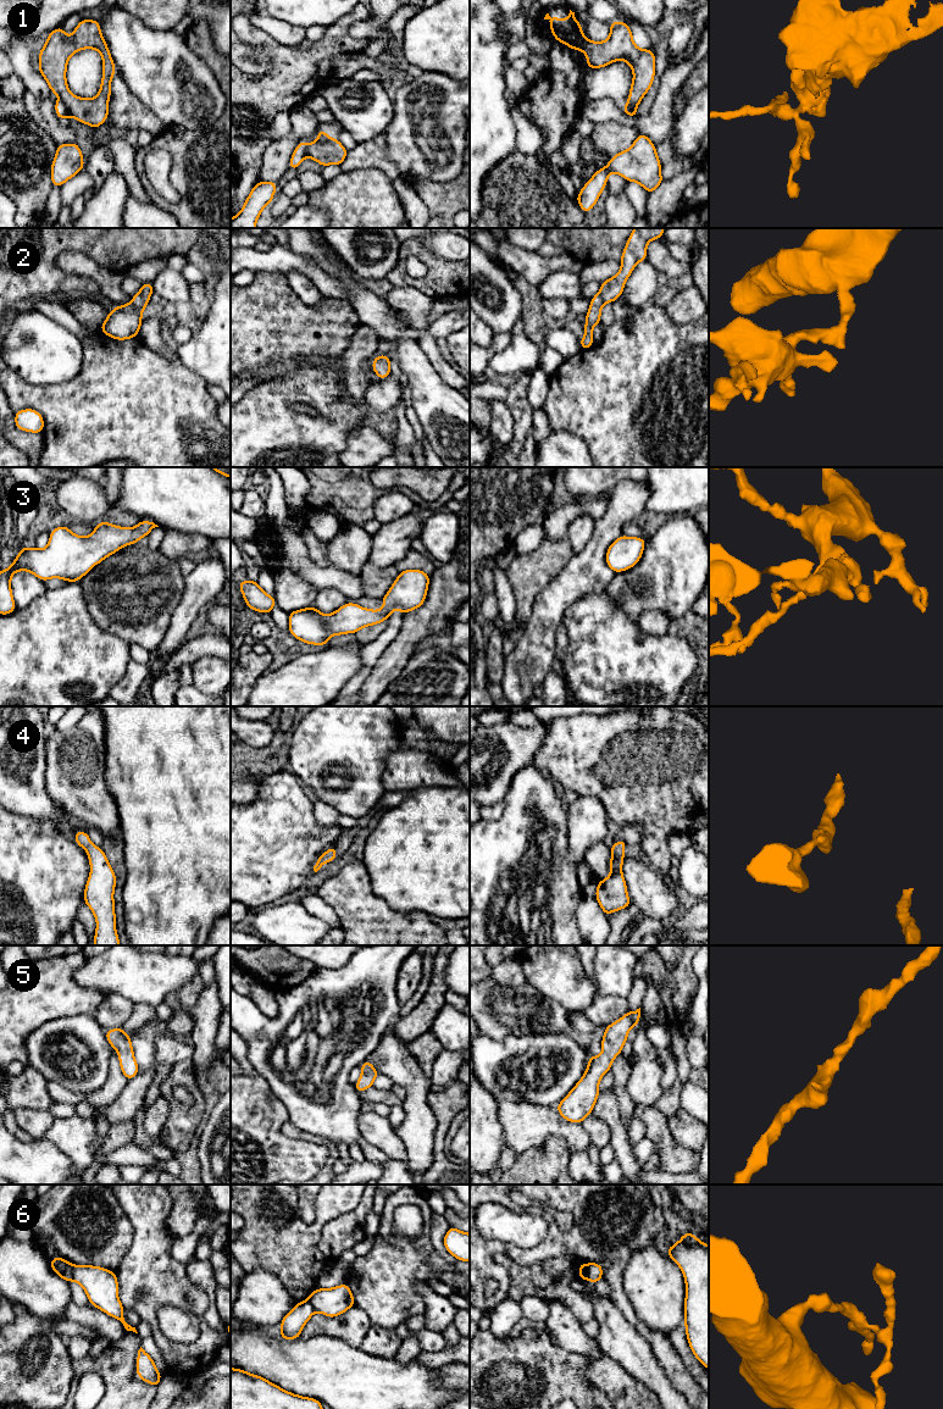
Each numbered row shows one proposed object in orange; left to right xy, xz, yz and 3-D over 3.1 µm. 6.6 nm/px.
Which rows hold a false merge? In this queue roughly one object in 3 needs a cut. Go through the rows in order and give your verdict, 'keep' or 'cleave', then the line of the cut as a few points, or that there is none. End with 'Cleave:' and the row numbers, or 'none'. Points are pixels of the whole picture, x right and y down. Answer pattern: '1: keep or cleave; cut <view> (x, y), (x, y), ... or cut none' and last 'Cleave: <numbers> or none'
1: cleave; cut xy (60, 99), (68, 116)
2: keep; cut none
3: keep; cut none
4: keep; cut none
5: keep; cut none
6: cleave; cut yz (586, 1264), (588, 1279)
Cleave: 1, 6

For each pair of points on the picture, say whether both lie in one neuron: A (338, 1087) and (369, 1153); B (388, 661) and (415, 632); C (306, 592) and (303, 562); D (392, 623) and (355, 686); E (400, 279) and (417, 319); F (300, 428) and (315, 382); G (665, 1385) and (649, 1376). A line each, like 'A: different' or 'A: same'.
A: different
B: same
C: different
D: same
E: different
F: same
G: same

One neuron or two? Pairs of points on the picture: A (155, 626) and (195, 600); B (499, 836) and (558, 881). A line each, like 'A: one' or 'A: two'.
A: two
B: one

